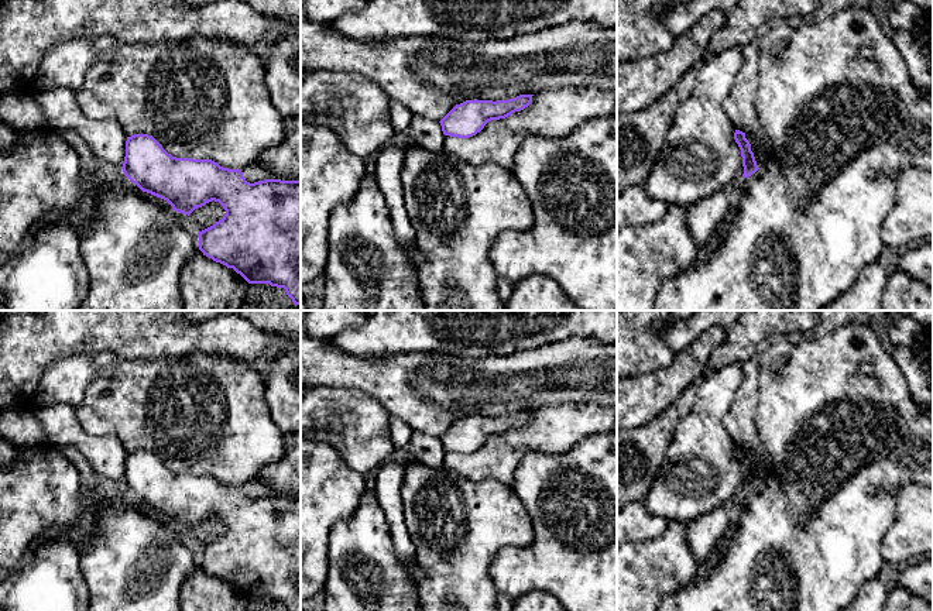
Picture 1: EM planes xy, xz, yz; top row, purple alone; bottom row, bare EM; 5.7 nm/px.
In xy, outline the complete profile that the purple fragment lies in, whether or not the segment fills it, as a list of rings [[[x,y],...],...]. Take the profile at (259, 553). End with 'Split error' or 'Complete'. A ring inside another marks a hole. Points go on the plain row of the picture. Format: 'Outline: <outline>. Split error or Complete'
Outline: [[[148,450],[127,453],[121,485],[143,508],[167,516],[175,528],[189,532],[195,525],[212,516],[219,518],[226,531],[198,550],[198,563],[203,571],[233,584],[248,600],[270,600],[284,604],[287,611],[301,611],[301,497],[265,495],[250,500],[241,485],[223,484],[212,476],[172,473]]]. Complete

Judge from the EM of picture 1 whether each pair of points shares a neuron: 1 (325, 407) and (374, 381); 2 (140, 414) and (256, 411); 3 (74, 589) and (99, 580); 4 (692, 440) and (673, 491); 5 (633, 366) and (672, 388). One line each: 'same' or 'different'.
1: different
2: same
3: different
4: same
5: different

